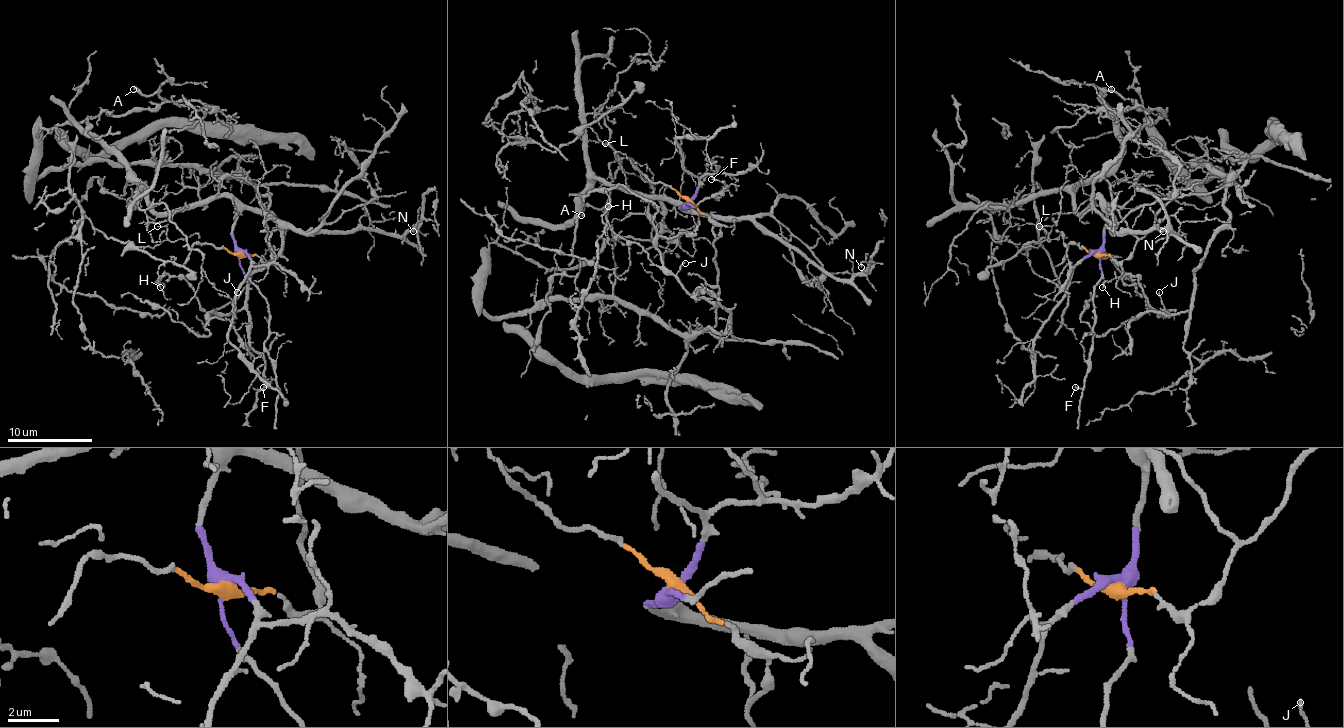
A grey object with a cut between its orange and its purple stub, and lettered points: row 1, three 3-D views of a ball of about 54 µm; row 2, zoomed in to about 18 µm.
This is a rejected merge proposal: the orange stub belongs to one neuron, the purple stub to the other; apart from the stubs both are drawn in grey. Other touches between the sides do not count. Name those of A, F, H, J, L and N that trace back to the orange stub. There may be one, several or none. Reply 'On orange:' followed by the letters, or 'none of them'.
On orange: A, H, J, L

